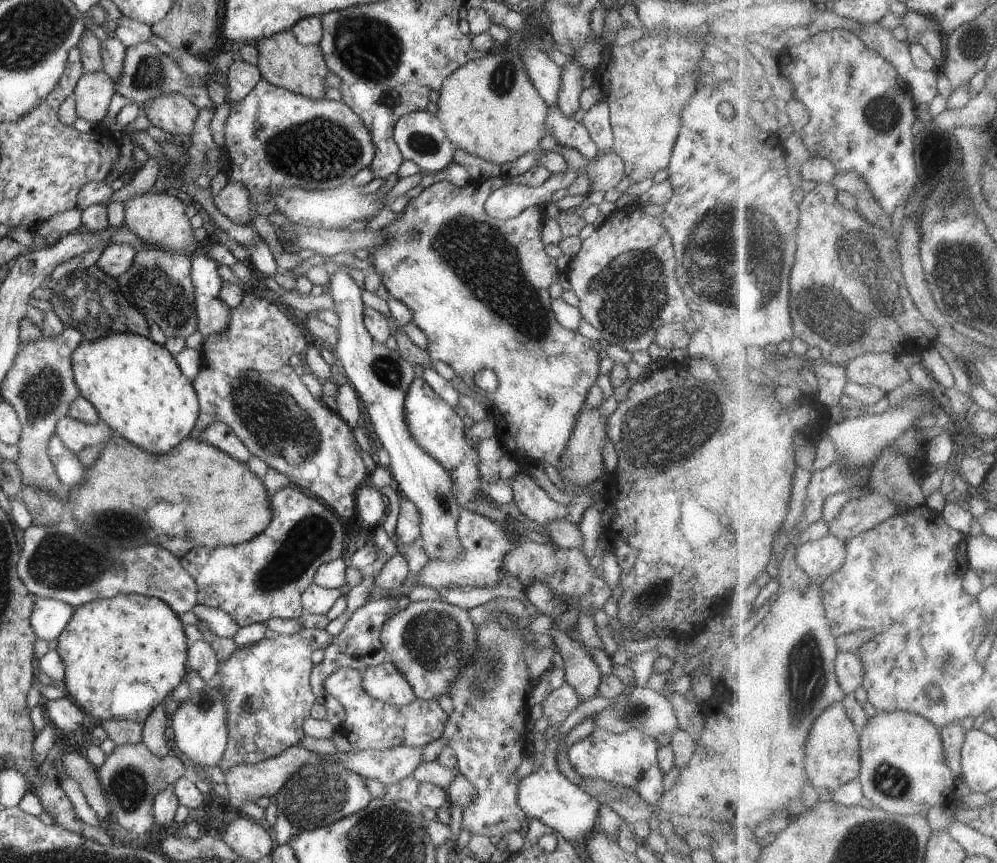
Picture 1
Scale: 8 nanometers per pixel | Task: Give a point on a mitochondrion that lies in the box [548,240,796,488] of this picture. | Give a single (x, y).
(660, 434)

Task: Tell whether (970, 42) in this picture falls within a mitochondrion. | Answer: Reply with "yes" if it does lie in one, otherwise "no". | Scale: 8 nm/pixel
yes

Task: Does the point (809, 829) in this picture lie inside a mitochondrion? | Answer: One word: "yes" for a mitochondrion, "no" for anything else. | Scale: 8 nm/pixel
no

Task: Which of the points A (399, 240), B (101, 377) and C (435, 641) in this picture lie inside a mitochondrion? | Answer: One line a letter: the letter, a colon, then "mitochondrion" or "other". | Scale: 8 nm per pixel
A: other
B: other
C: mitochondrion

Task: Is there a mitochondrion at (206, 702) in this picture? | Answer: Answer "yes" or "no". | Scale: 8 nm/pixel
yes

